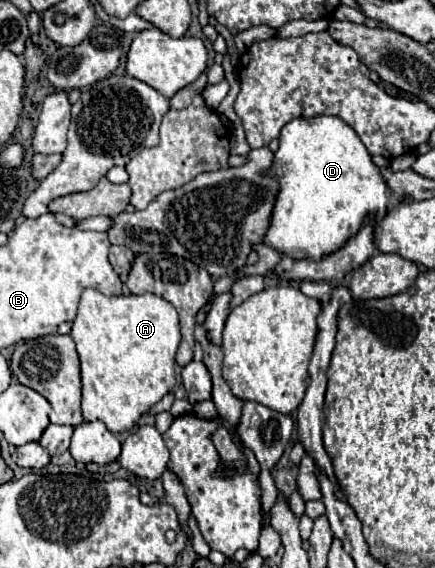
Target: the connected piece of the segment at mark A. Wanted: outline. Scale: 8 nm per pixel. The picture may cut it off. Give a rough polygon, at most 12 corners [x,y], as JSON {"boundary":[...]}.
{"boundary":[[85,289],[83,419],[129,431],[175,385],[175,307]]}

